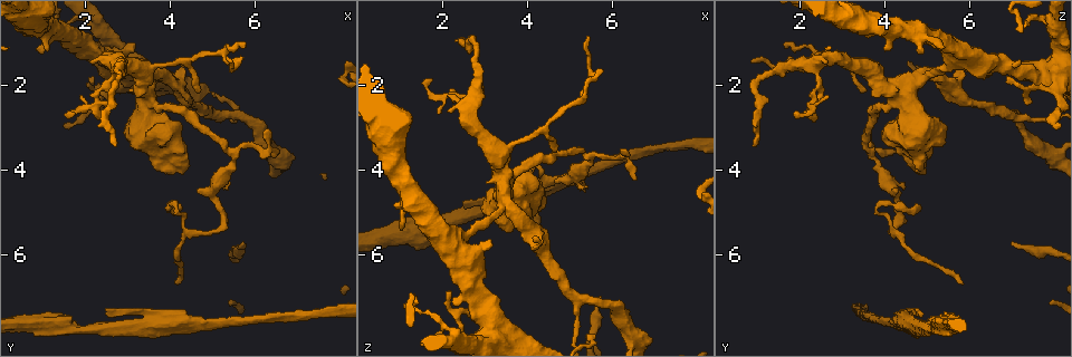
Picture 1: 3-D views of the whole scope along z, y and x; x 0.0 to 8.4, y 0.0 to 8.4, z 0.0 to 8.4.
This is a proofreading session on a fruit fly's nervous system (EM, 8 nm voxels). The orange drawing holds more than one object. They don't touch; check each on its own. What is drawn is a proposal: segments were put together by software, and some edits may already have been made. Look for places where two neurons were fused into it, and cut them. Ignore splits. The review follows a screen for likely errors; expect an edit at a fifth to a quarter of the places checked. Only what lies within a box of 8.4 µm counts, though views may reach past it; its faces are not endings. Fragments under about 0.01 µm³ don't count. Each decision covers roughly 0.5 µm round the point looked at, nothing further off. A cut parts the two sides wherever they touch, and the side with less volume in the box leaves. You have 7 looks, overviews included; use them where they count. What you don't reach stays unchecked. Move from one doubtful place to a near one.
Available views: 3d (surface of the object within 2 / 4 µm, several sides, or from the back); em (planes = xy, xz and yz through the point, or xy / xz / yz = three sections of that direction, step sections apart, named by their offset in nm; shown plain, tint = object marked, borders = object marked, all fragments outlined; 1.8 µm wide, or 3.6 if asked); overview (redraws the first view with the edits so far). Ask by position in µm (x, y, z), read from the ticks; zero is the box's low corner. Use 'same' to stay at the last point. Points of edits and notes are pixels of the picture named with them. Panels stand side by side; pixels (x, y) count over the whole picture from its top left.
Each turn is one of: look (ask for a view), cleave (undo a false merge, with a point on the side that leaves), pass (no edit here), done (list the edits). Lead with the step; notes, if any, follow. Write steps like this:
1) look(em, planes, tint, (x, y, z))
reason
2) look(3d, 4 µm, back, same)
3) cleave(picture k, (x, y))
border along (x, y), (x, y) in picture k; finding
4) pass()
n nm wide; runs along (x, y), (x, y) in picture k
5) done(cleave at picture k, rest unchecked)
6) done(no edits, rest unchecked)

look(em, planes, plain, (1.60, 7.70, 5.35))
calibre changes

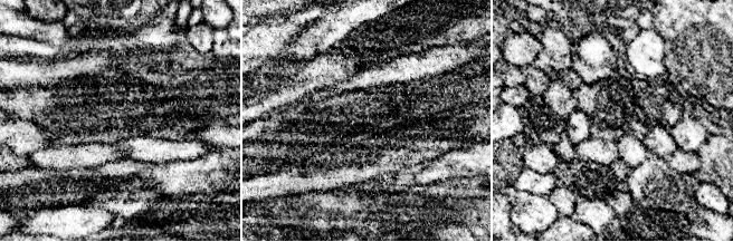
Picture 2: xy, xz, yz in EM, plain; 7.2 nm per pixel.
look(em, planes, tint, same)

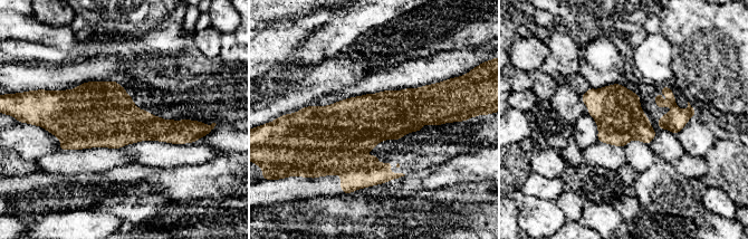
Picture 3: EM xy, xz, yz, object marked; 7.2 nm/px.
pass()
all the same neuron

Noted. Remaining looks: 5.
look(3d, 2 µm, (3.40, 2.25, 4.55))
four or more arms meet

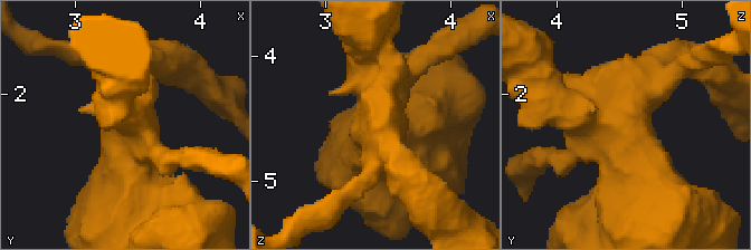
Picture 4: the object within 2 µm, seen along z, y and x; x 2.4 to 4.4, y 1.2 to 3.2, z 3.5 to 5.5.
look(em, planes, tint, (3.40, 2.22, 4.60))
need the tissue

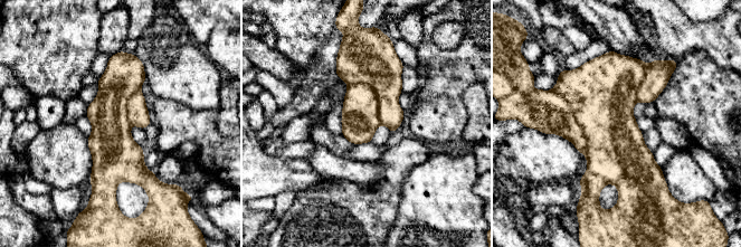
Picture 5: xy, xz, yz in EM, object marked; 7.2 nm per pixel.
cleave(picture 5, (602, 96))
the part that leaves runs along (122, 56), (111, 190) in picture 5; a second neuron is stuck on

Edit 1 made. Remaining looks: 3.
done(cleave at picture 5, rest unchecked)

